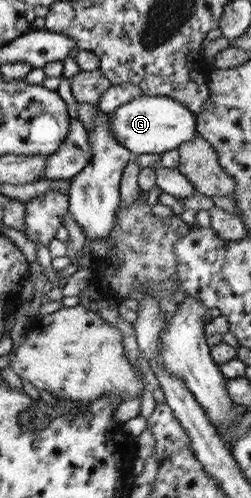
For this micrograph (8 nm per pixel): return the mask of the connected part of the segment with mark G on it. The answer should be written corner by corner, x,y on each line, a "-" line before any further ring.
142,96
118,105
108,113
108,126
116,140
132,155
141,153
164,153
177,149
184,141
196,135
196,116
182,104
164,96

